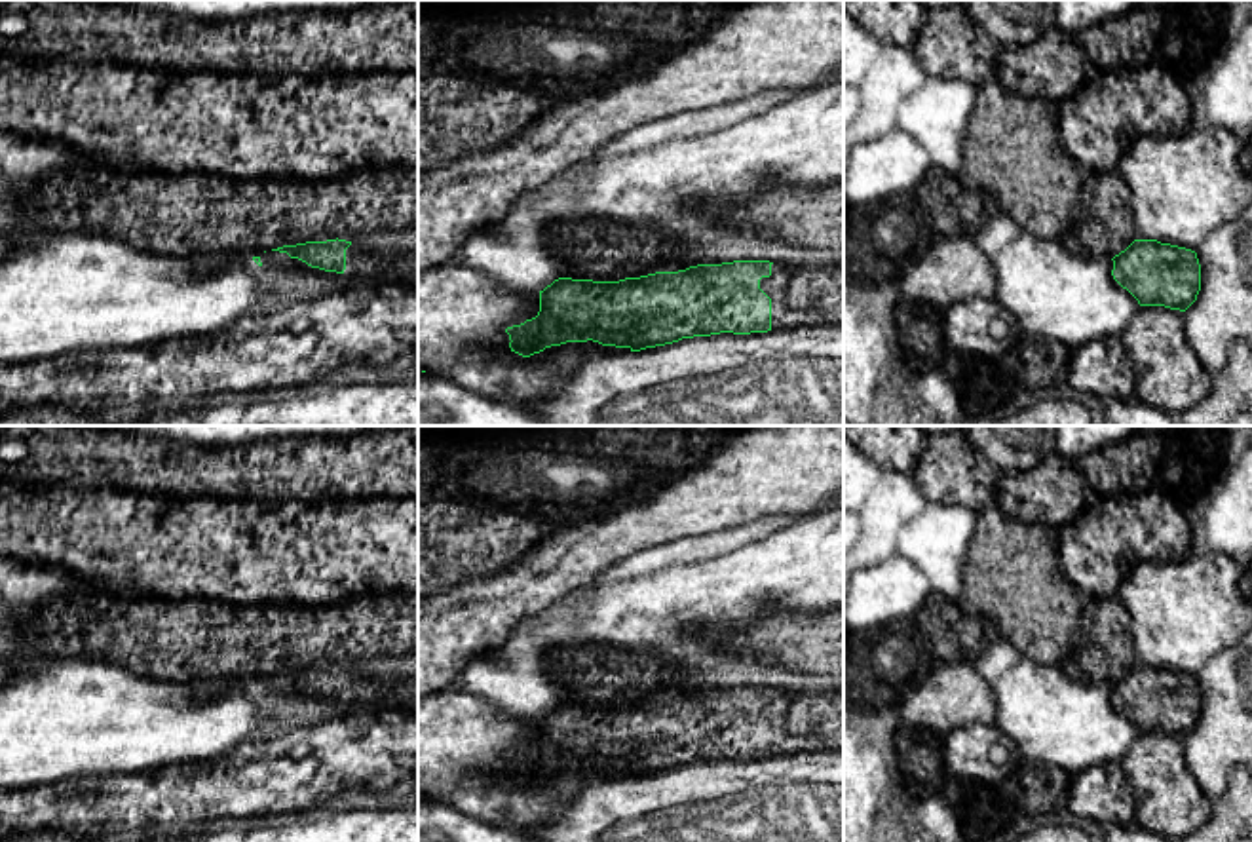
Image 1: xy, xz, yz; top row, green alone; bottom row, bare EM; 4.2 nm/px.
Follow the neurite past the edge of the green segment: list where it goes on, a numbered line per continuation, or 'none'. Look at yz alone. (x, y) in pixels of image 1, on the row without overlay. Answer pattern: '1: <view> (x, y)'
none

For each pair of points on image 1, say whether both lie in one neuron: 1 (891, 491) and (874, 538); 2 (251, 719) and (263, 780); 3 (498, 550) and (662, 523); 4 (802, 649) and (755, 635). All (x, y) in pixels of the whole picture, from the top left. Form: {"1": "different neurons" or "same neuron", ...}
{"1": "same neuron", "2": "different neurons", "3": "different neurons", "4": "same neuron"}

